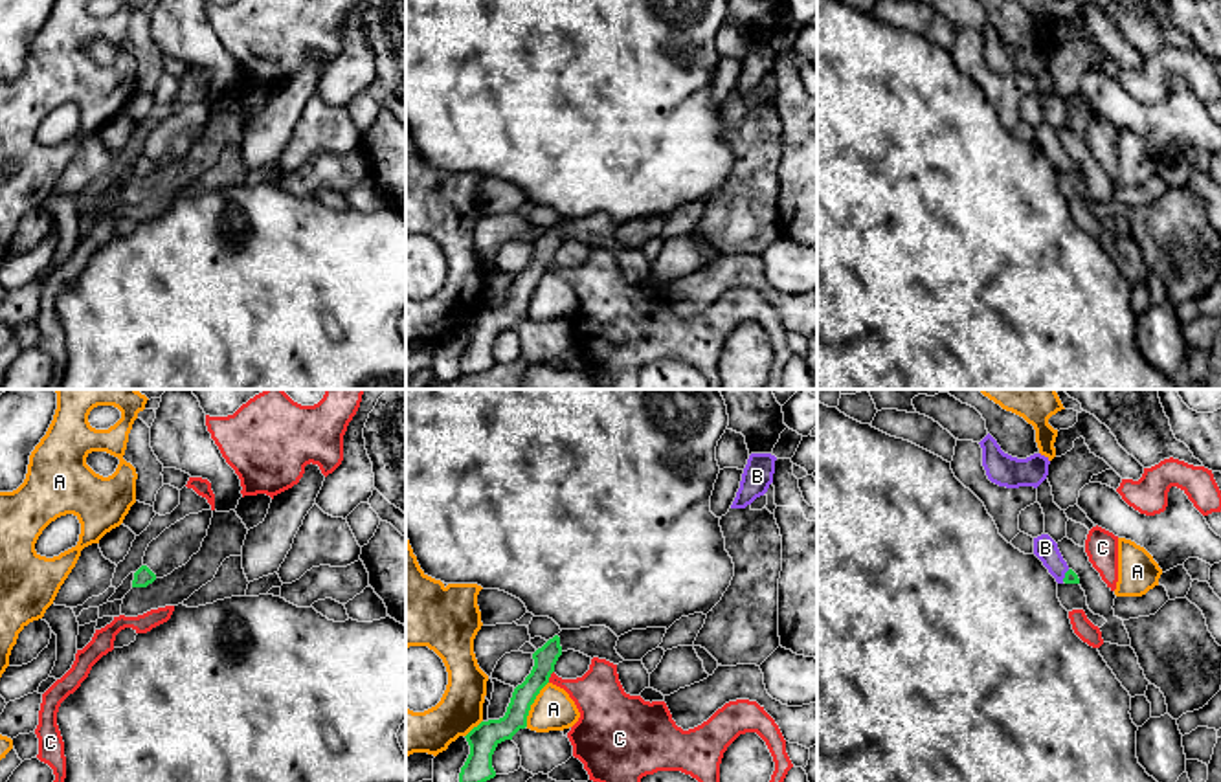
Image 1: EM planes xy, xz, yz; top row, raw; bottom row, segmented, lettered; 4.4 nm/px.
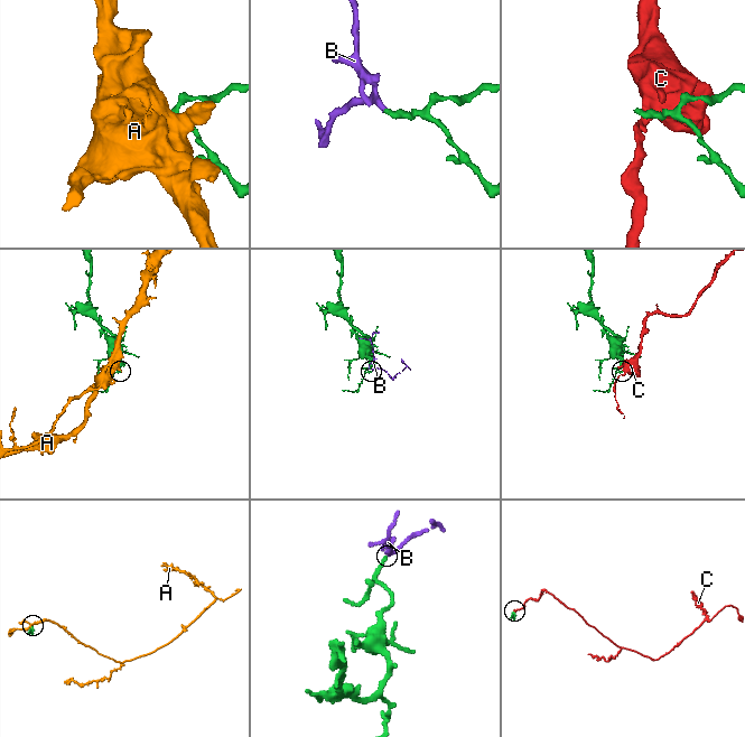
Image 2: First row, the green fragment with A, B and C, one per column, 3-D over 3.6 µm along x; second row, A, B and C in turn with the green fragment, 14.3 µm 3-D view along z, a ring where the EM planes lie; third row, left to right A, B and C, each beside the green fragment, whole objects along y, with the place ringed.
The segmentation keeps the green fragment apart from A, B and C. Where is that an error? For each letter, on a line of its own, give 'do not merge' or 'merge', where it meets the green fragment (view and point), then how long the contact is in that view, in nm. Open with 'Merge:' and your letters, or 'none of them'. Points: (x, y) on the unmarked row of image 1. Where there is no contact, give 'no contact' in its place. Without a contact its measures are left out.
Merge: B
A: do not merge; meets green in xz at (533, 290); contact 220 nm long
B: merge; meets green in yz at (1065, 164); contact 70 nm long
C: do not merge; meets green in xz at (549, 265); contact 60 nm long

